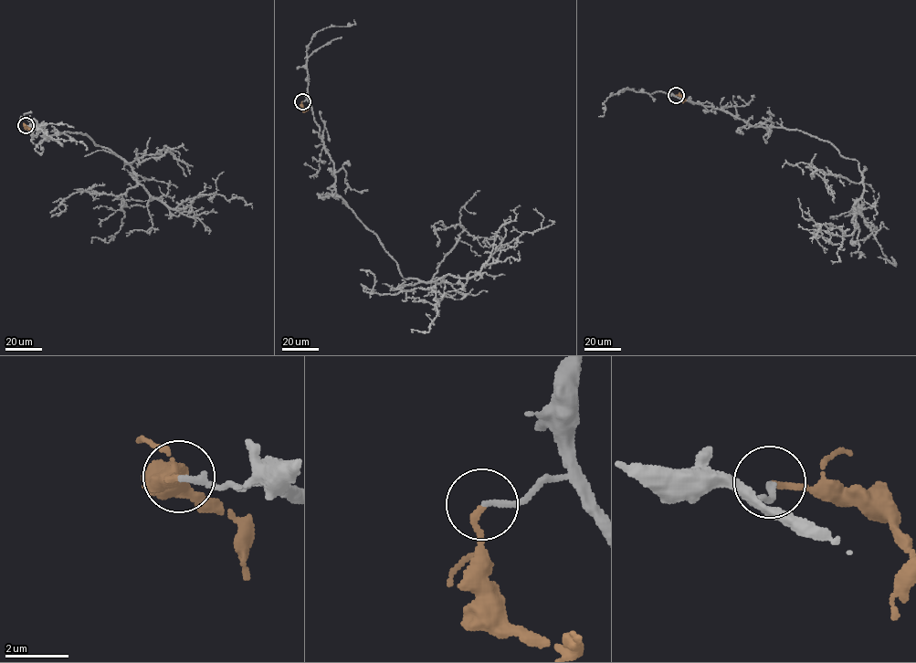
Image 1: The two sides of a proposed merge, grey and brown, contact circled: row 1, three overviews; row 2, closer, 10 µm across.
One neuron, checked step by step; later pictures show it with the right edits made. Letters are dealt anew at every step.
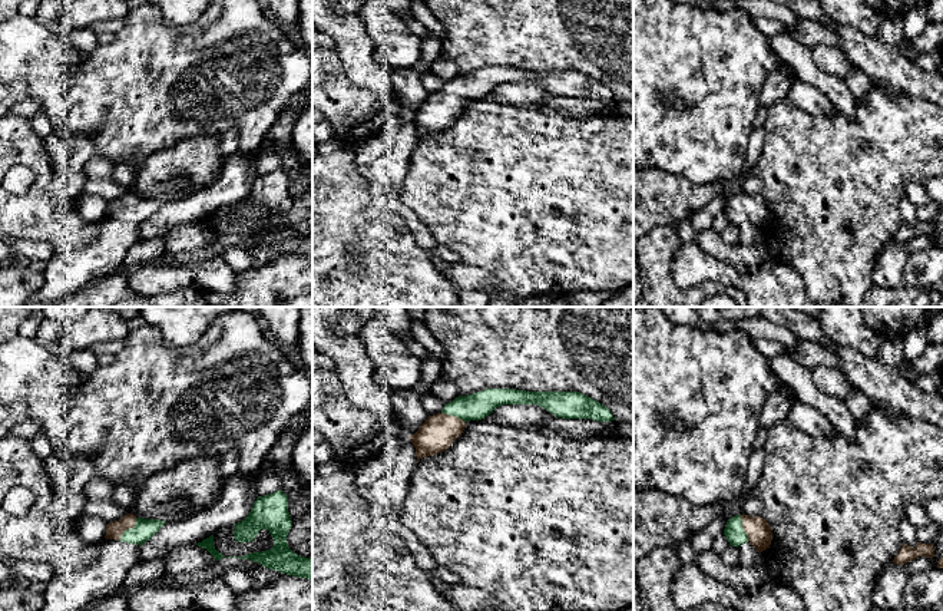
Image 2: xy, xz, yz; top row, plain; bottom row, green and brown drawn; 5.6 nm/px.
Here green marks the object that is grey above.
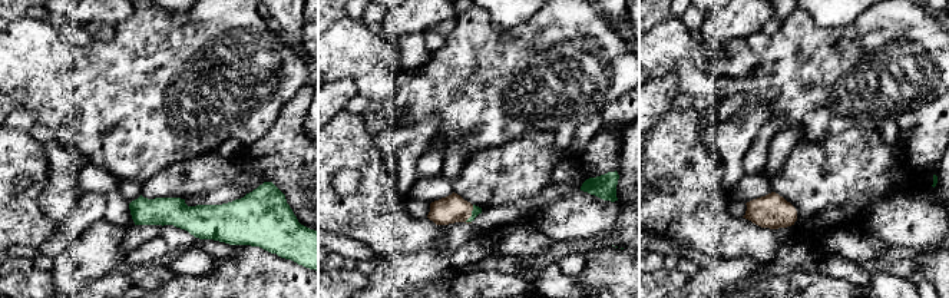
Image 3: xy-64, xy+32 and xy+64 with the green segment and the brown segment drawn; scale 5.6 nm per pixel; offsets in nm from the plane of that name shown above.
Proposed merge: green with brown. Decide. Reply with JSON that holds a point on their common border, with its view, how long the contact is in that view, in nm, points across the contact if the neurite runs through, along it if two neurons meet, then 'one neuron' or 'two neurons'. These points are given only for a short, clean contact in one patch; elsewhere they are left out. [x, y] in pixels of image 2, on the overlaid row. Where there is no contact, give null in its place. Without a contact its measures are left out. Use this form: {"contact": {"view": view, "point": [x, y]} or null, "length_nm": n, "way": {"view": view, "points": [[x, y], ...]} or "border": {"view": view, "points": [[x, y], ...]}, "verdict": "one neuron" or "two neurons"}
{"contact": {"view": "xy", "point": [128, 529]}, "length_nm": 160, "way": {"view": "xy", "points": [[144, 529], [128, 529], [113, 531]]}, "verdict": "one neuron"}

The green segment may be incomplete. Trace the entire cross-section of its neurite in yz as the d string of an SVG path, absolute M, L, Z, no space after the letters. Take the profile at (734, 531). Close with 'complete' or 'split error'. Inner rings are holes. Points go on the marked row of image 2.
M735 515L728 519L724 535L729 545L739 546L750 542L758 552L770 548L772 532L768 522L761 516Z; split error

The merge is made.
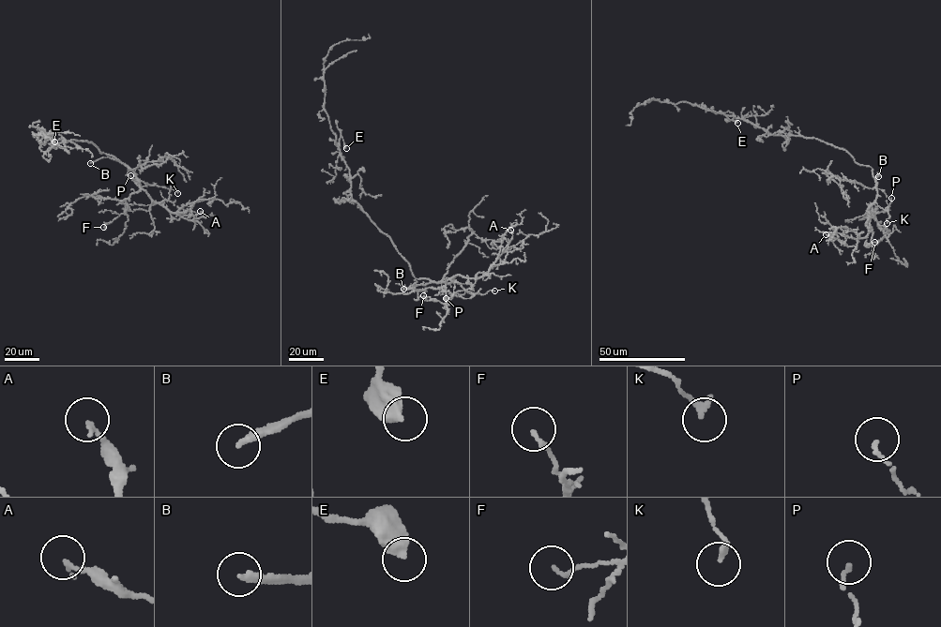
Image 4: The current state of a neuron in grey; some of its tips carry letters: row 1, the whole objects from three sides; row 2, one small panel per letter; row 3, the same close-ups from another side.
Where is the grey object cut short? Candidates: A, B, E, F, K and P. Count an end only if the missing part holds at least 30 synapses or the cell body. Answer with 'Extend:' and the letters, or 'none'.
Extend: B

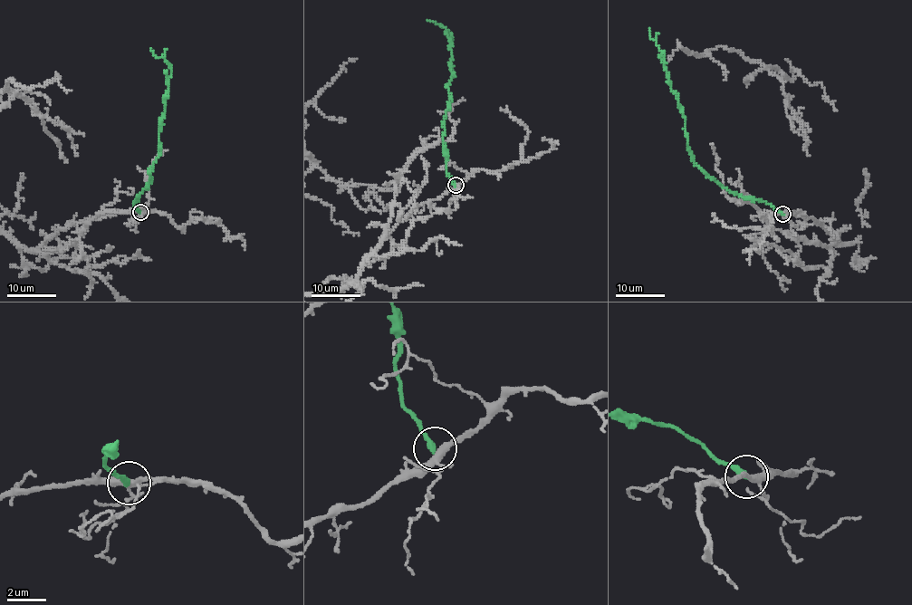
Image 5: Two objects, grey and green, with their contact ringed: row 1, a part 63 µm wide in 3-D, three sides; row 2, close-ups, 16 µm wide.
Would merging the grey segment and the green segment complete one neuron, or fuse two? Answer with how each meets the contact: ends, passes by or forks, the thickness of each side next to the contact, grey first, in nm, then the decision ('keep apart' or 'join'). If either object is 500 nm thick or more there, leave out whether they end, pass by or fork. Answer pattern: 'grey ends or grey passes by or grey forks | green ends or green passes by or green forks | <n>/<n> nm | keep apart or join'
grey forks | green ends | 280/320 nm | keep apart

